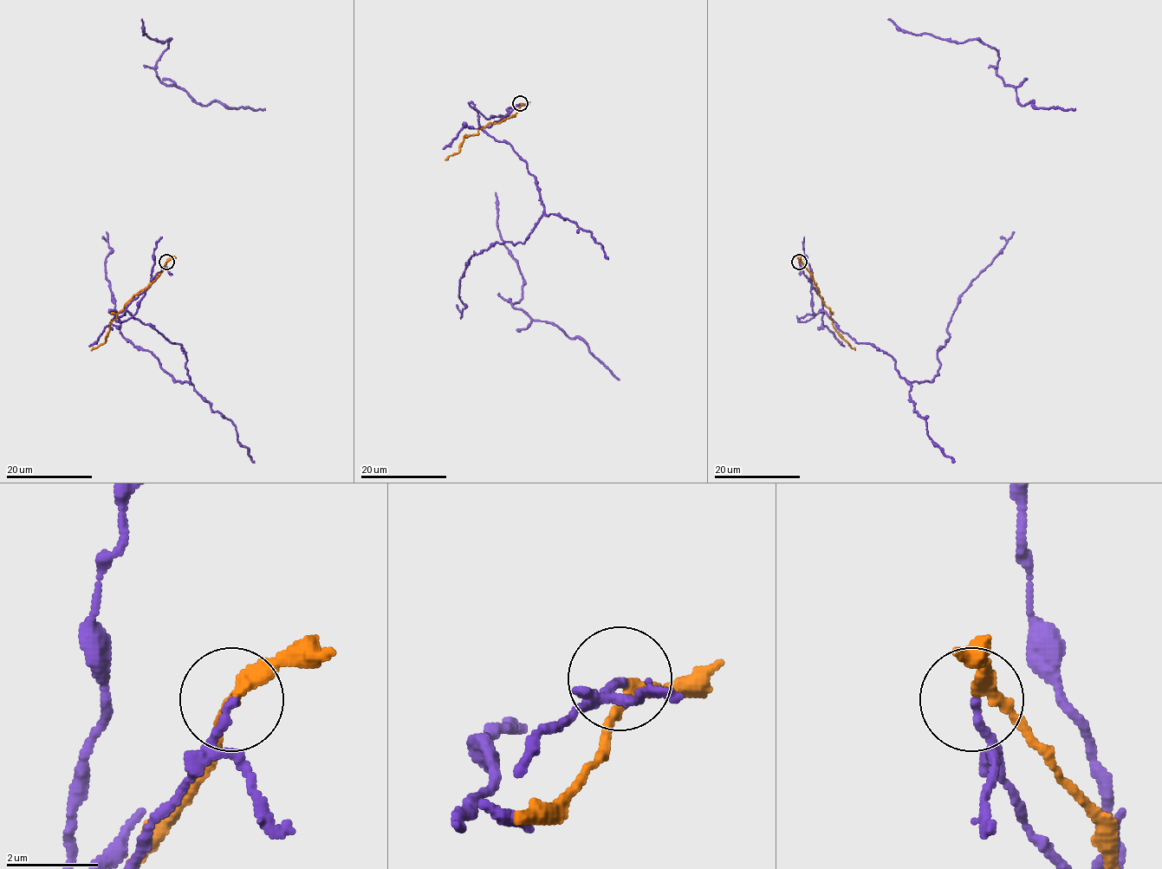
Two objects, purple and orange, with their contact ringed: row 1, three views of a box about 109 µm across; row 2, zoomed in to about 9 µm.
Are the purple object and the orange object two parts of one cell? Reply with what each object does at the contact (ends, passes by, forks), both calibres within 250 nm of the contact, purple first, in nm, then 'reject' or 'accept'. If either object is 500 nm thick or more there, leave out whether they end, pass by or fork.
purple ends | orange passes by | 180/280 nm | reject

